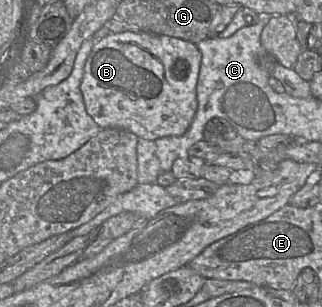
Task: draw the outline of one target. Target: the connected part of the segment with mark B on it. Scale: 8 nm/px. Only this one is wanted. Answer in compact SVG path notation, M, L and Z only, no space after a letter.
M121 32L94 43L80 84L86 111L101 128L128 130L139 138L154 140L182 136L195 117L198 103L196 85L202 55L196 44L151 32Z

